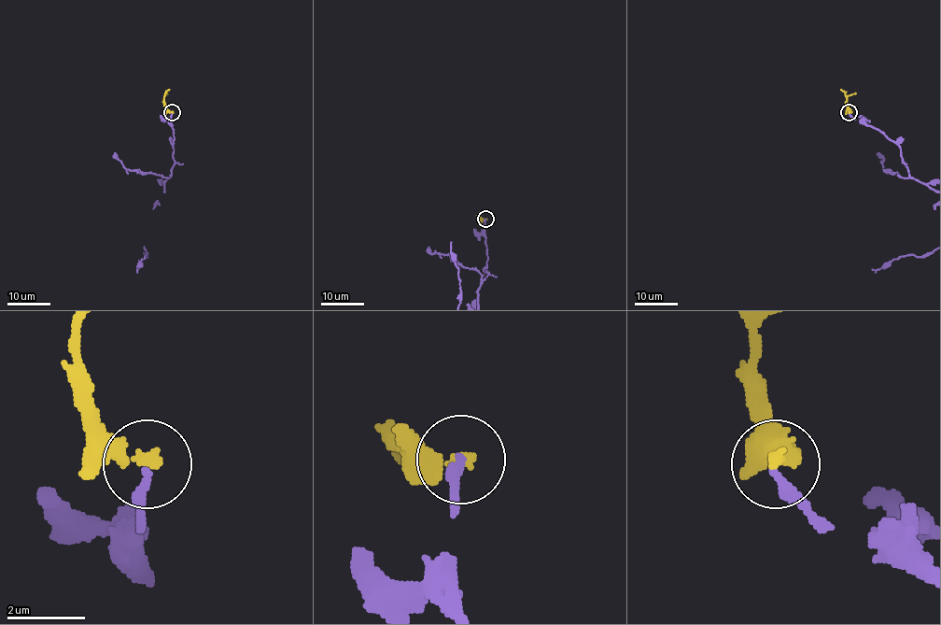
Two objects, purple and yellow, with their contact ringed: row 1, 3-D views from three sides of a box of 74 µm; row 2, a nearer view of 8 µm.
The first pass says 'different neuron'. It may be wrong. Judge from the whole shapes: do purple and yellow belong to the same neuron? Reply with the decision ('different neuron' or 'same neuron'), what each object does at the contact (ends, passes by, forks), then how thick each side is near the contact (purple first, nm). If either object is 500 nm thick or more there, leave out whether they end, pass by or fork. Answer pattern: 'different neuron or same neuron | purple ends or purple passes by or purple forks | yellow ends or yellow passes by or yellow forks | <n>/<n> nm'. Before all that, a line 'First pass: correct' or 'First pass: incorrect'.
First pass: correct
different neuron | purple ends | yellow ends | 260/360 nm

